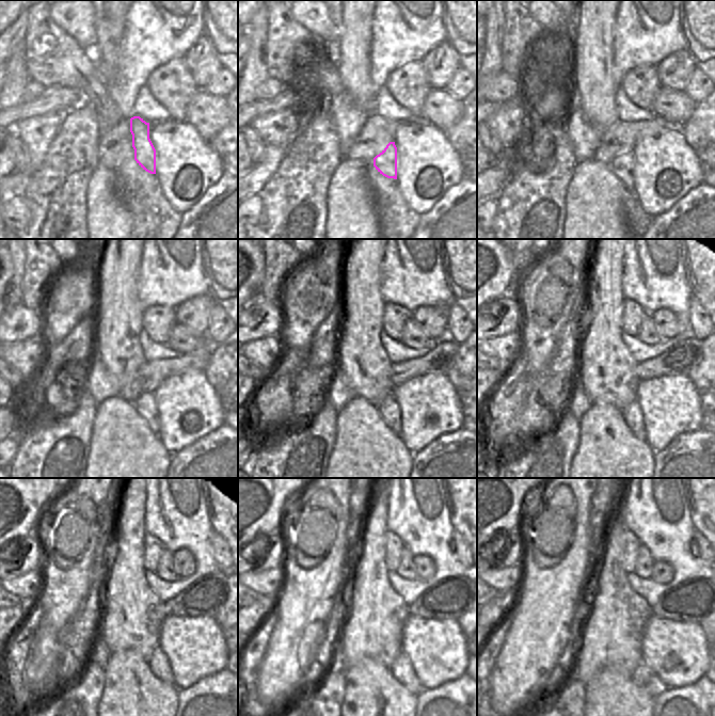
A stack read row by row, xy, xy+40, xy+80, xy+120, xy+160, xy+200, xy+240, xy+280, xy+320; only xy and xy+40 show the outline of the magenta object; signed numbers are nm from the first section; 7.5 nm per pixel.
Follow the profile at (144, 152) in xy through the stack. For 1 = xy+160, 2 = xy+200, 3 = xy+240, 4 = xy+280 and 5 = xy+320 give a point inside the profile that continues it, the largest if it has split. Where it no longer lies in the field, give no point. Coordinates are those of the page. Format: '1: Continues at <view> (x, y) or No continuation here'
1: Continues at xy+160 (388, 409)
2: Continues at xy+200 (632, 414)
3: Continues at xy+240 (158, 662)
4: Continues at xy+280 (401, 669)
5: Continues at xy+320 (644, 675)

